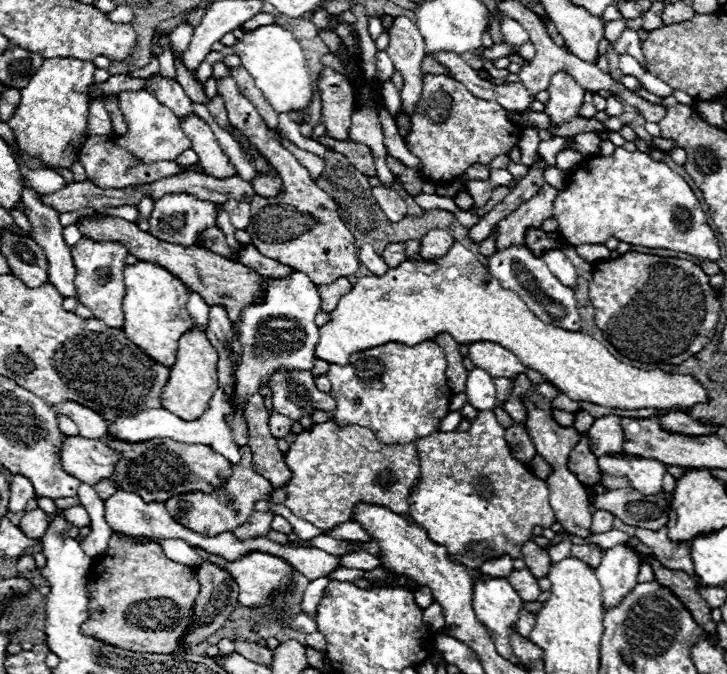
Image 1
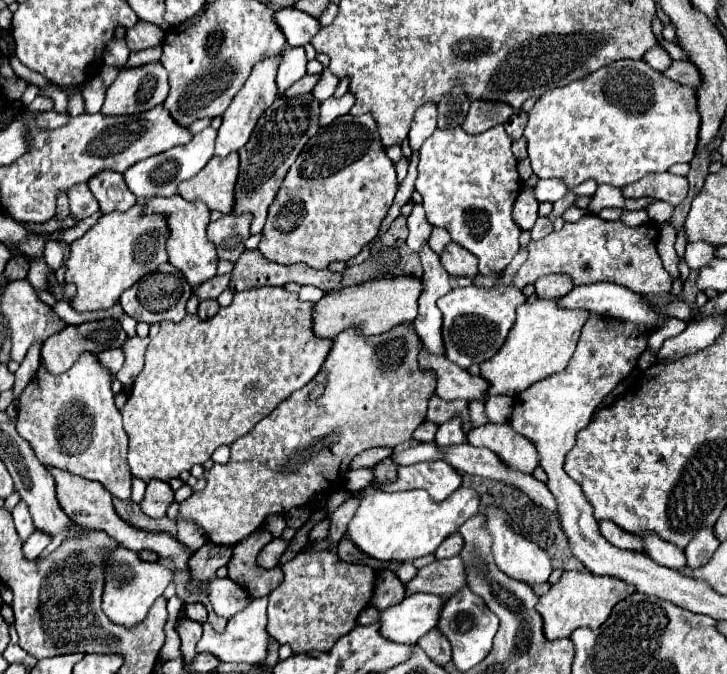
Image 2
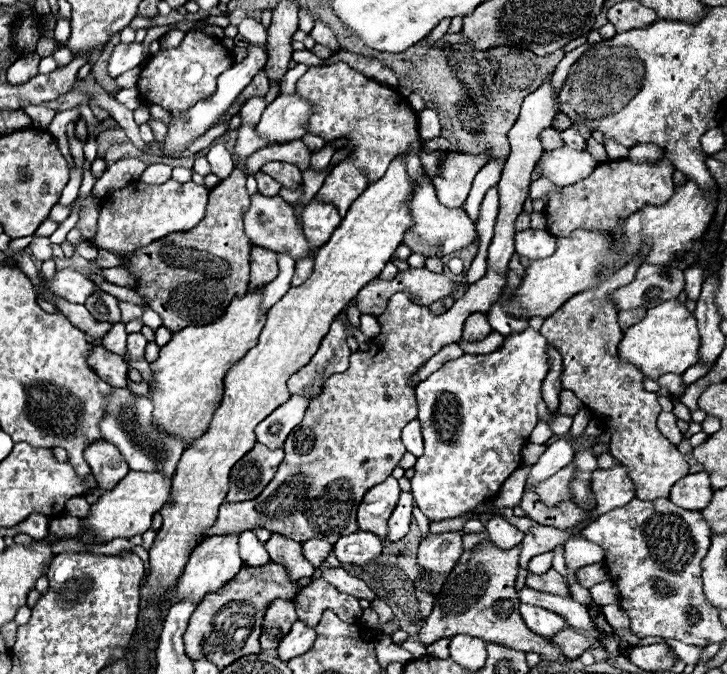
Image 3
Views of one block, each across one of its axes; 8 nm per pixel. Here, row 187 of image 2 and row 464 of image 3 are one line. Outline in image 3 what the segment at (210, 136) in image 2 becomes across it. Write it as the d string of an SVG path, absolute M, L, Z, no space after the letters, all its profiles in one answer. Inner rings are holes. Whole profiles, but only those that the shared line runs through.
M114 388L106 396L106 410L104 416L98 424L100 434L106 442L118 446L120 454L126 458L130 470L136 472L160 472L166 478L172 478L176 474L178 460L182 452L186 450L186 442L162 432L154 422L152 422L152 398L150 394L136 396L128 388Z

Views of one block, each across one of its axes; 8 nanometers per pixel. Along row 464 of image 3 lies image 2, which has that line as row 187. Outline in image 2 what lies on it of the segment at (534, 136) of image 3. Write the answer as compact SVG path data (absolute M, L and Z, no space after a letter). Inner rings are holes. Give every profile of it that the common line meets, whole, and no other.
M340 116L332 124L320 128L290 166L274 202L268 208L258 250L272 262L302 262L316 270L322 270L336 260L346 262L376 238L380 224L392 206L396 190L396 170L380 144L380 136L376 136L376 122L370 116Z

